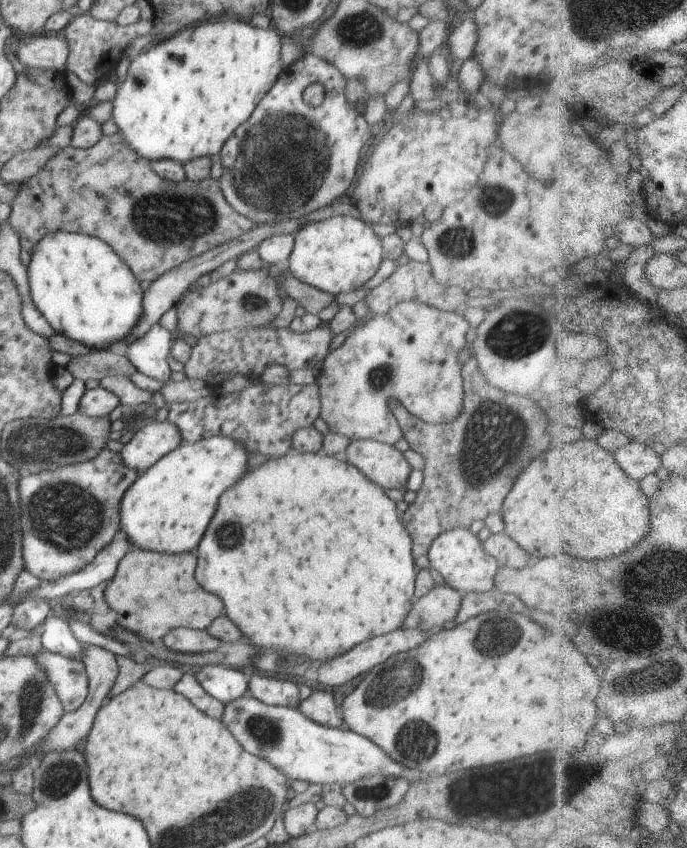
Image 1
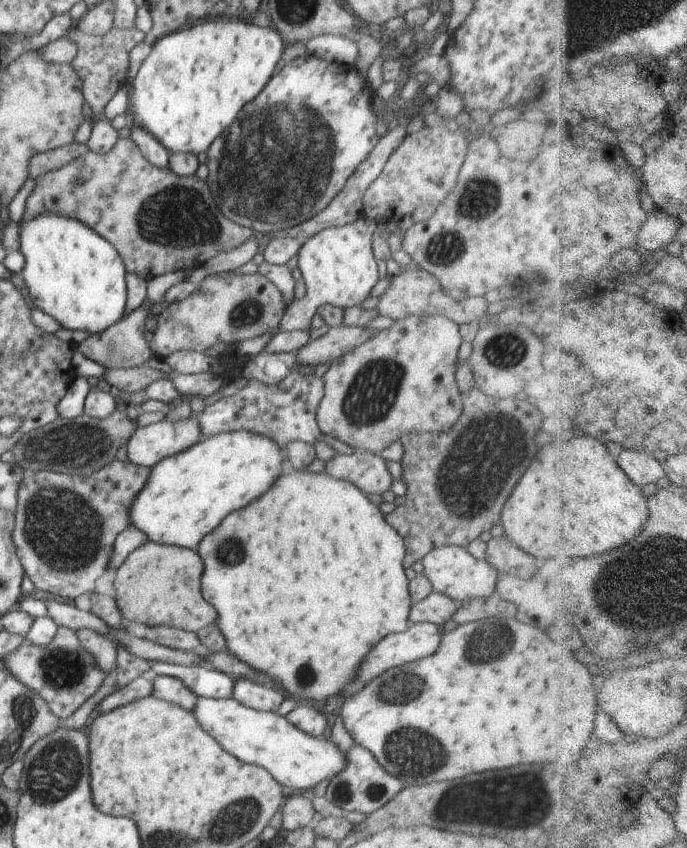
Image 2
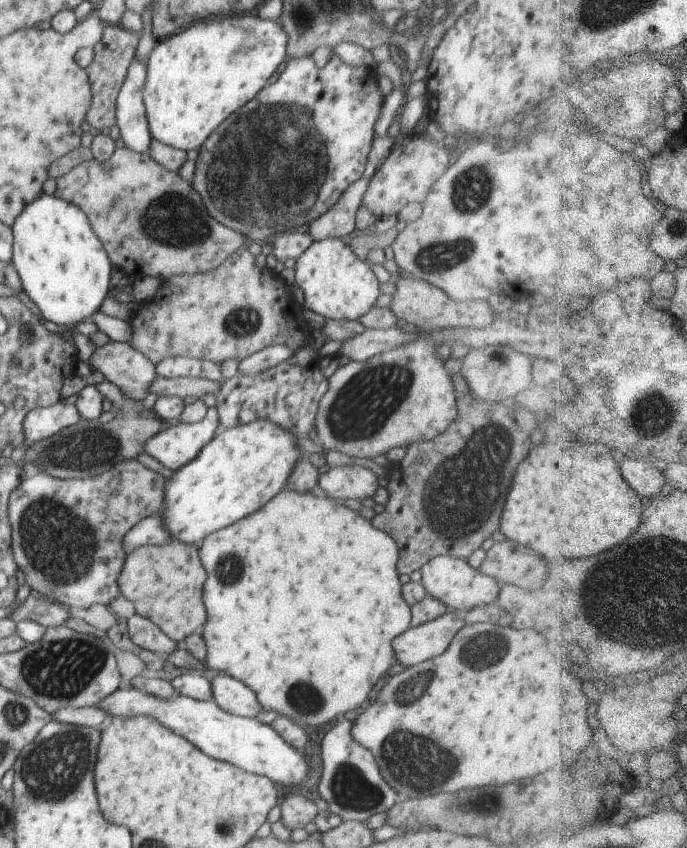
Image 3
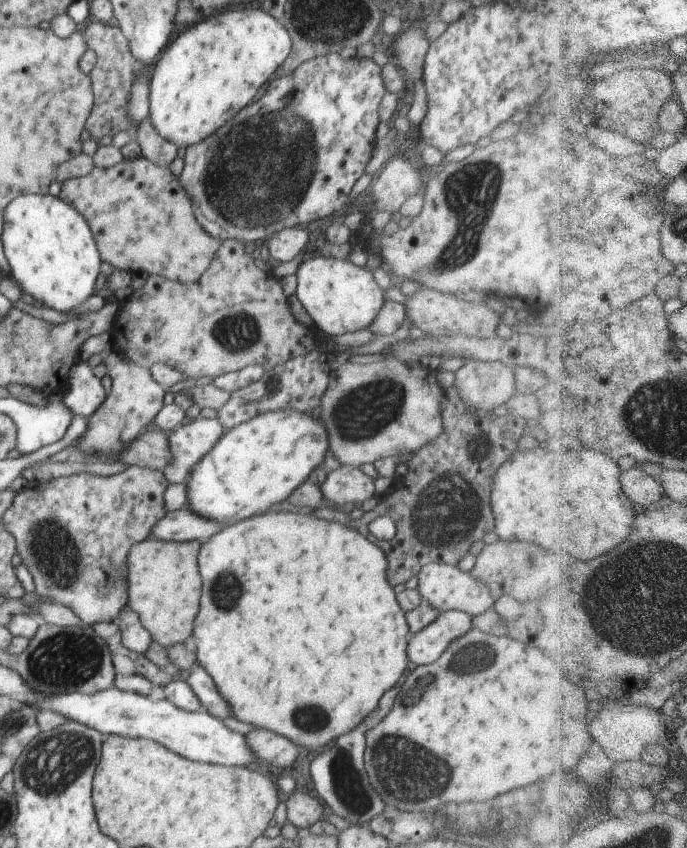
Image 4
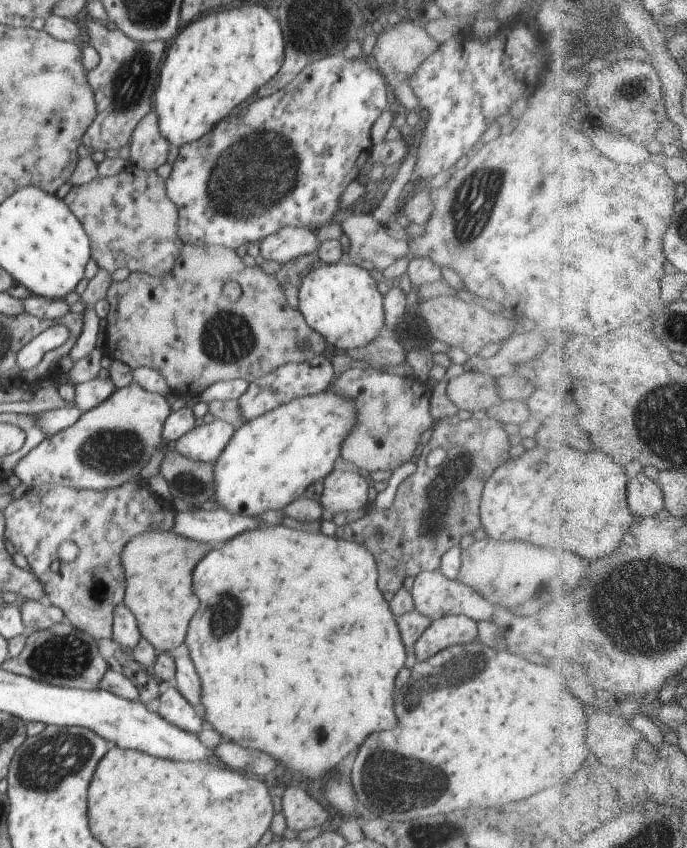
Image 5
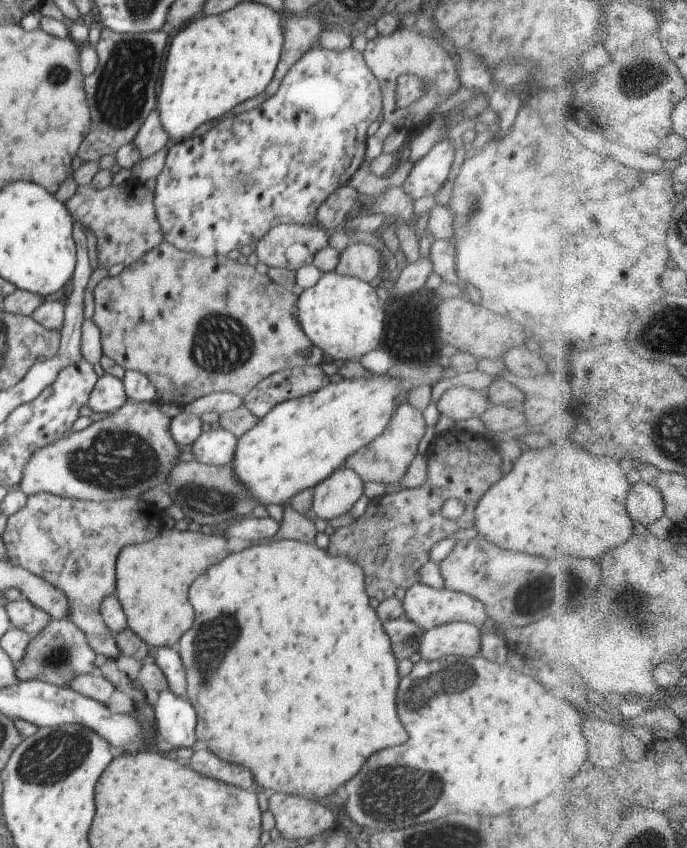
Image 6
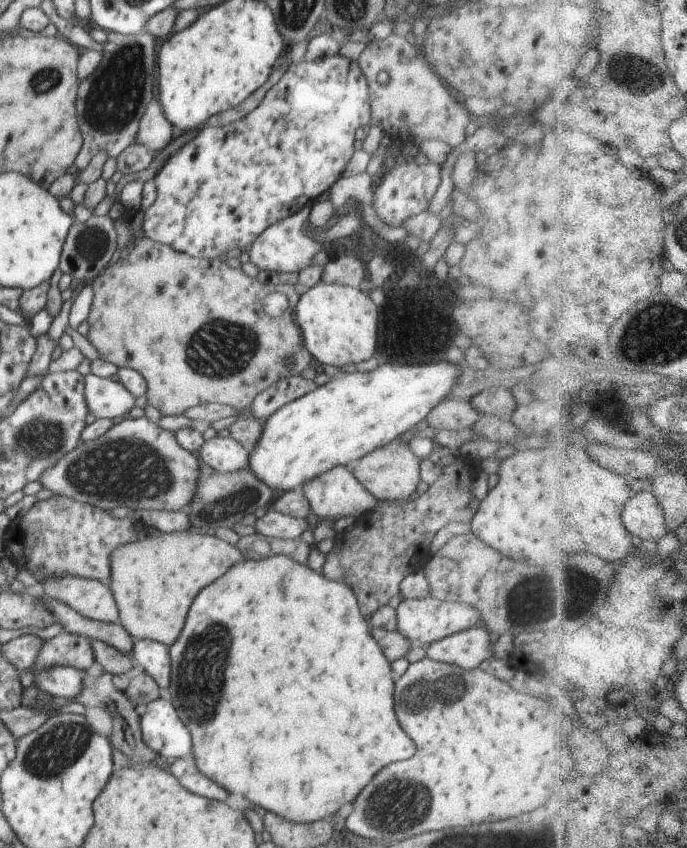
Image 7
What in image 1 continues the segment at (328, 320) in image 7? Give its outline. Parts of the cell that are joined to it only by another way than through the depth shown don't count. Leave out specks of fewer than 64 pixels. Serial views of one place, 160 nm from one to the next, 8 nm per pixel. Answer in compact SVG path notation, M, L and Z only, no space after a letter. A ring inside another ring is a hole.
M332 216L323 222L308 222L296 232L295 243L285 265L288 272L314 288L333 295L360 290L376 274L384 256L380 237L363 220Z

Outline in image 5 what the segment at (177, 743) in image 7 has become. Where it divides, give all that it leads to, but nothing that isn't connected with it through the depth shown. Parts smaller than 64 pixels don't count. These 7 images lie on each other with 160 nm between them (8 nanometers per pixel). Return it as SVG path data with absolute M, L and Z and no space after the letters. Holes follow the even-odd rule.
M174 685L170 686L159 698L160 705L157 712L162 719L166 719L187 733L198 735L201 732L203 718Z

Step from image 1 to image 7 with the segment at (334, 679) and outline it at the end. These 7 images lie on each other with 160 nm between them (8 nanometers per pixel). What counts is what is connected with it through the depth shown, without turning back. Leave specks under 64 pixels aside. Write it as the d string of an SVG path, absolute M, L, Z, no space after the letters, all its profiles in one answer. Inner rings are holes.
M469 628L462 632L447 636L439 641L433 642L425 647L427 657L449 666L458 667L459 669L472 670L478 668L484 660L492 658L492 639L484 628Z

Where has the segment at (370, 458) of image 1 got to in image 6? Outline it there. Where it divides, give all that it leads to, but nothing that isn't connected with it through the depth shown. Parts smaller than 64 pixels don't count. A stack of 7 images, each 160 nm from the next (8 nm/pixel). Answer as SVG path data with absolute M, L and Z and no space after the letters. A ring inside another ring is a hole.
M337 468L313 490L312 515L322 520L332 520L346 514L362 494L364 481L350 468Z

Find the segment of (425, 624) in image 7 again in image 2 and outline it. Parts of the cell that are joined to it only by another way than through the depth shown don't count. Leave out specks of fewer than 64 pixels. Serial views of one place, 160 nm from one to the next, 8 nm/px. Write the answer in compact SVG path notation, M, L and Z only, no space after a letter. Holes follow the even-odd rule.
M446 545L431 550L422 558L424 576L431 582L434 591L451 598L457 605L470 599L492 599L499 572L486 560L478 560L465 548Z

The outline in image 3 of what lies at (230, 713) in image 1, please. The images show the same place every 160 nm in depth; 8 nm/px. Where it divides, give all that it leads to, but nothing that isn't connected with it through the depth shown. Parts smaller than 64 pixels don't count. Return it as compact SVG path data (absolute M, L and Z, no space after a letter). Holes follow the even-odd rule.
M124 683L103 698L97 707L102 709L110 720L116 717L152 717L213 759L226 761L245 771L268 777L280 789L284 788L284 784L302 784L302 780L308 778L308 760L304 758L304 752L291 747L272 726L258 722L255 717L228 714L213 700L197 701L186 695L163 699Z

